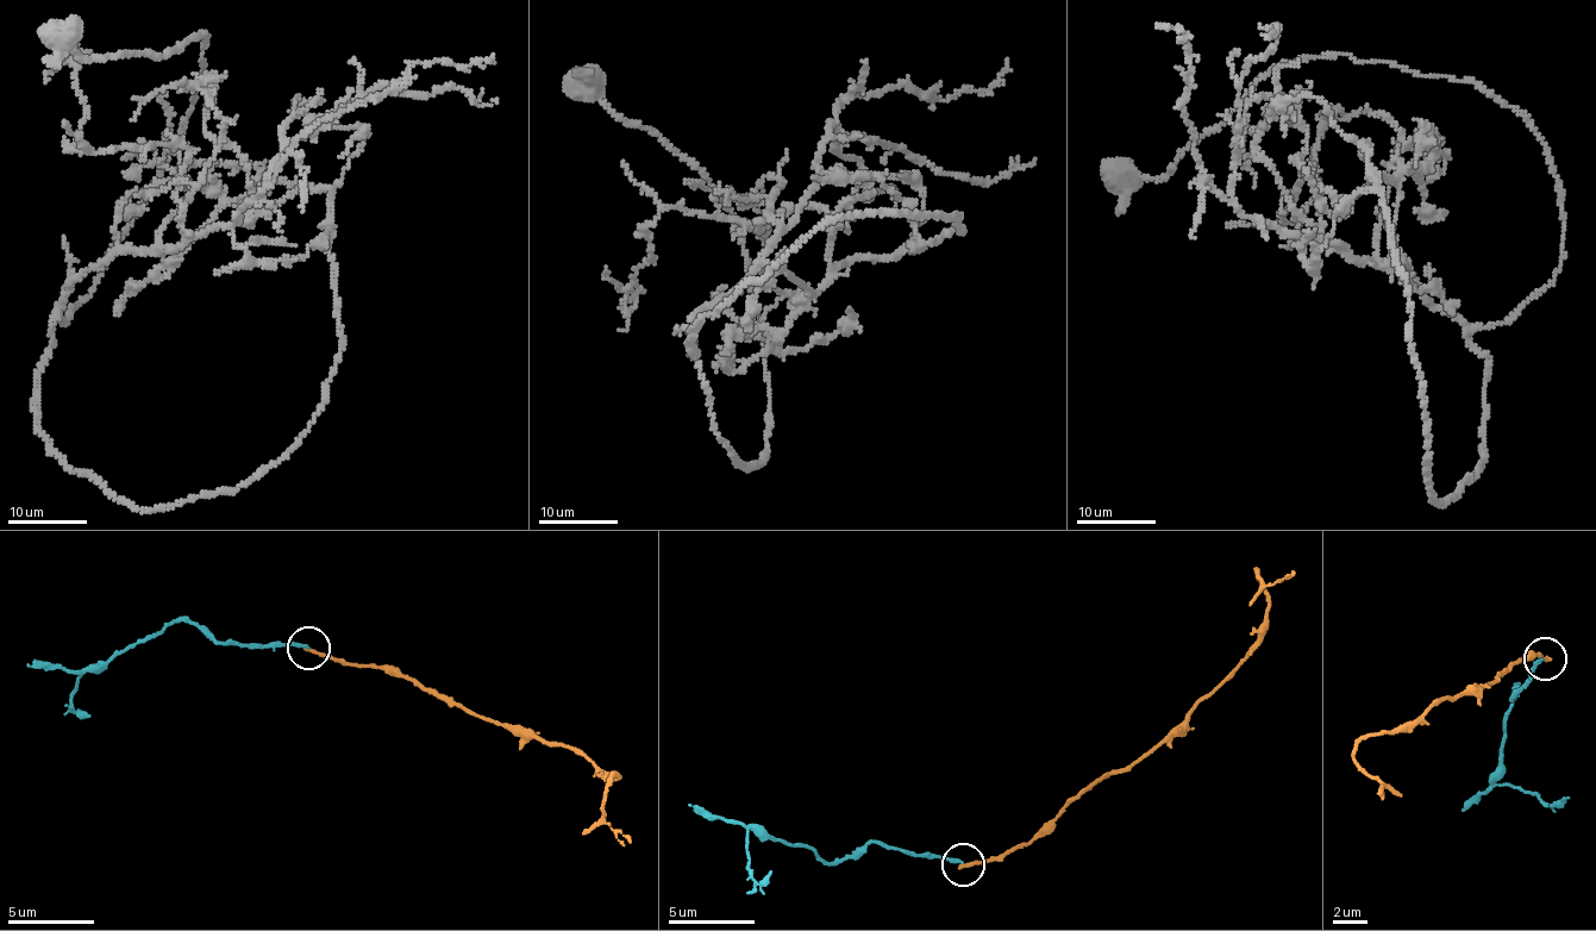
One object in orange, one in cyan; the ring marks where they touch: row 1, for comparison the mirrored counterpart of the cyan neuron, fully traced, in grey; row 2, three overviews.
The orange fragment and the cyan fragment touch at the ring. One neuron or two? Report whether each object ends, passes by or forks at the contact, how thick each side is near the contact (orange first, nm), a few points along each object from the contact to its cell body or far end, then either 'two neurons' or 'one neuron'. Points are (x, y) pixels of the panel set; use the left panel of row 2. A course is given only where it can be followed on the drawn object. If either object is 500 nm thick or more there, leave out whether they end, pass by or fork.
orange ends there; cyan ends there; 240 nm thick on the orange side, 200 nm on the other; orange runs (310, 648), (377, 664), (615, 779), (619, 772), (609, 779), (601, 812), (612, 829), (631, 843); cyan runs (310, 645), (214, 643), (186, 622), (174, 620), (94, 664), (83, 675), (72, 693), (75, 712), (91, 718); two neurons

